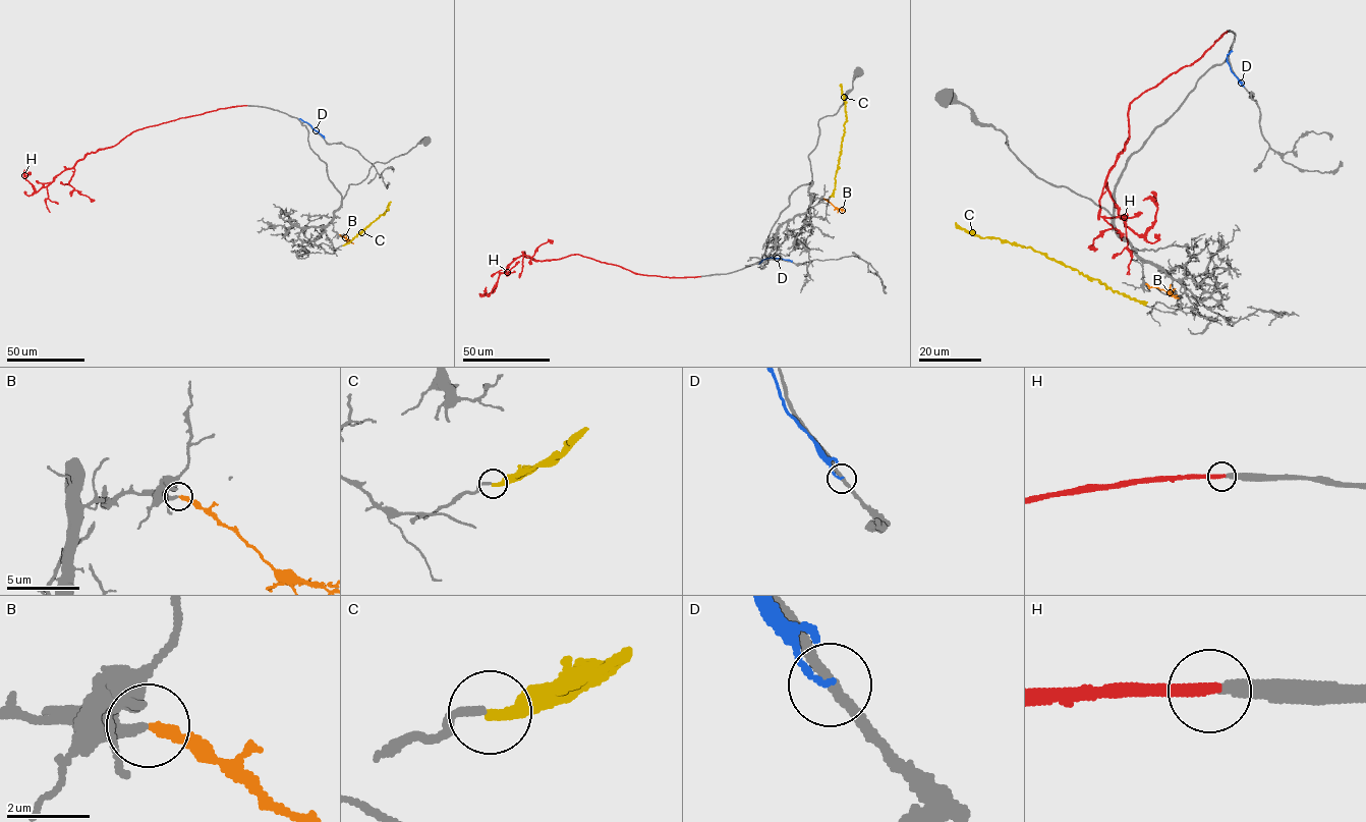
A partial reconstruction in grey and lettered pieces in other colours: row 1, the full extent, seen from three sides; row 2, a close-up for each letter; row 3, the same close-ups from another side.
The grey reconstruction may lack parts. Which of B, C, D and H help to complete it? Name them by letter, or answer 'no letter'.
B, H

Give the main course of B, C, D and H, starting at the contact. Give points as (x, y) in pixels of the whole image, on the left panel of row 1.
B: (339, 234), (353, 243)
C: (342, 244), (385, 214), (391, 201)
D: (324, 139), (298, 118)
H: (246, 106), (220, 108), (133, 131), (114, 146), (88, 153), (37, 192), (25, 179), (31, 174)

